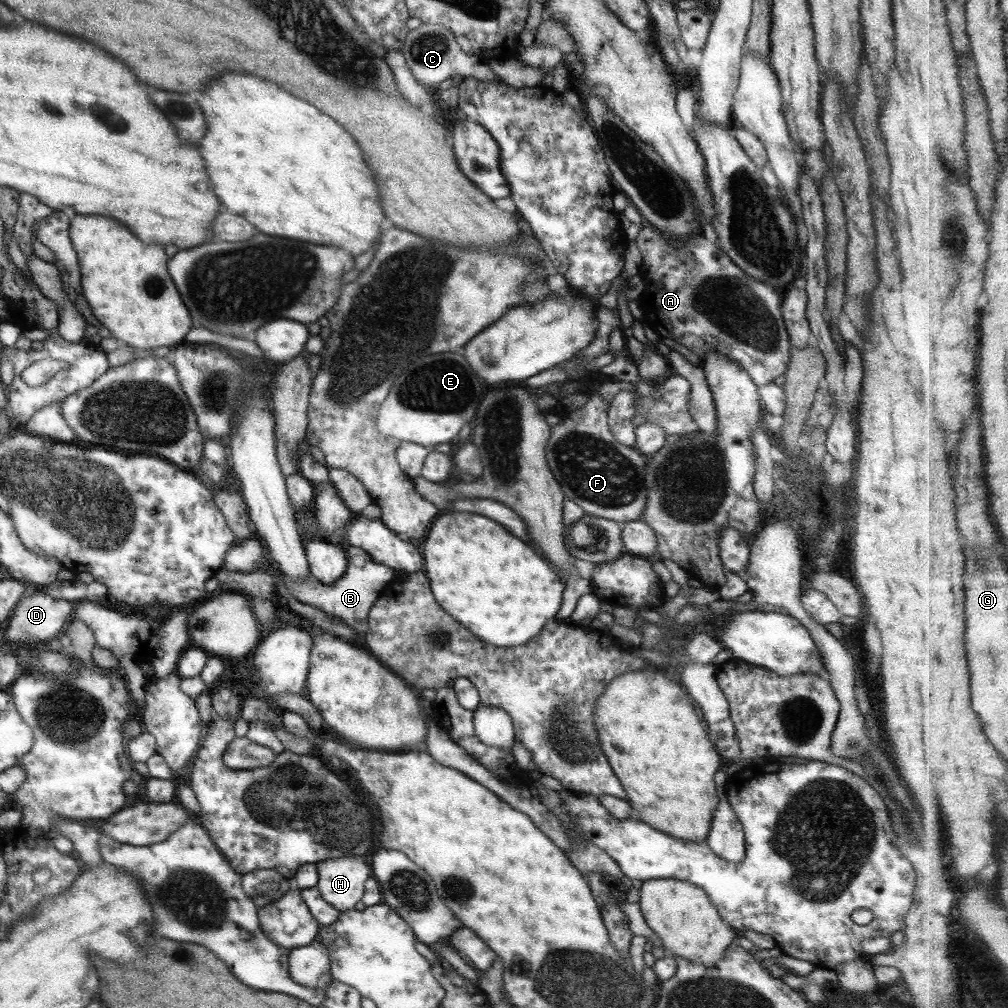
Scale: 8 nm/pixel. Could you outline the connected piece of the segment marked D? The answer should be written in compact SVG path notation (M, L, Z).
M44 588L27 589L19 595L10 615L4 624L4 640L9 642L25 642L29 638L37 638L37 640L49 640L61 635L61 628L67 624L69 614L71 614L71 601L65 599L55 599L46 595Z

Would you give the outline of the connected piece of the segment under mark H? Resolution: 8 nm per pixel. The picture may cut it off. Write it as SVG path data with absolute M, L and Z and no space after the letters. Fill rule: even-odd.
M340 856L335 859L319 861L316 864L318 881L315 888L324 901L339 912L353 910L363 894L364 882L371 876L369 862L355 856Z

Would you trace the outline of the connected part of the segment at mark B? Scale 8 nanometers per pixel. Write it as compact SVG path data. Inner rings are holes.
M346 546L344 551L345 560L347 560L345 575L335 583L323 584L312 578L307 578L303 582L293 582L289 578L282 577L284 580L283 588L296 601L317 608L332 618L340 618L361 639L368 631L368 612L381 595L381 589L393 580L395 571L388 567L379 566L359 548Z

